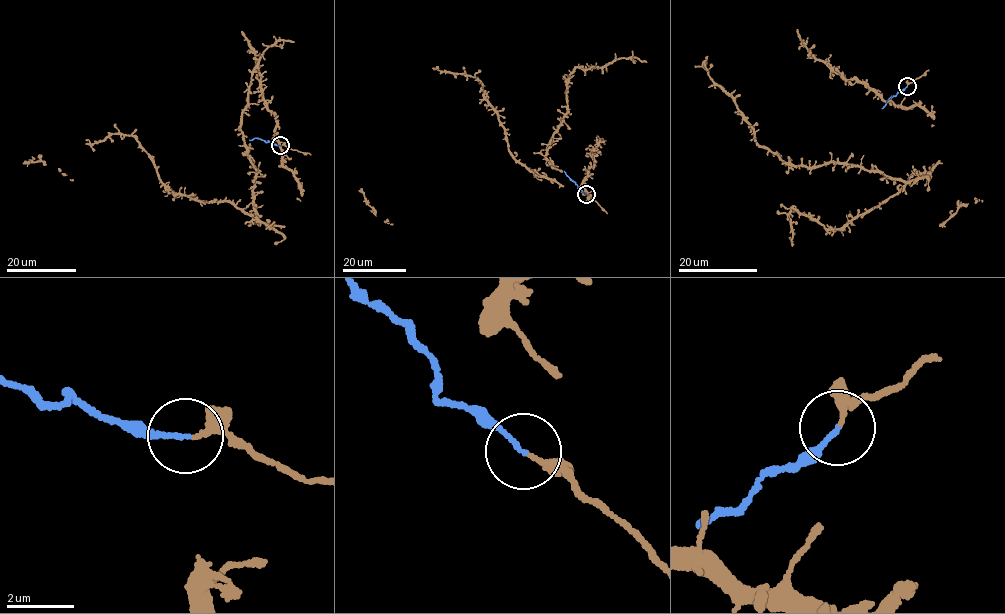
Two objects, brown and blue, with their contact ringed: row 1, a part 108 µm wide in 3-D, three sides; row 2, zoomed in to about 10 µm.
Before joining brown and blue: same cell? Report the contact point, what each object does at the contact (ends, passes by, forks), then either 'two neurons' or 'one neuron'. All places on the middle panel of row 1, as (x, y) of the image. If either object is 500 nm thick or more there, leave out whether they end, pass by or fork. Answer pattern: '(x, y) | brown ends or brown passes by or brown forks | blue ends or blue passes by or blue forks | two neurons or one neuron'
(586, 194) | brown passes by | blue ends | one neuron

